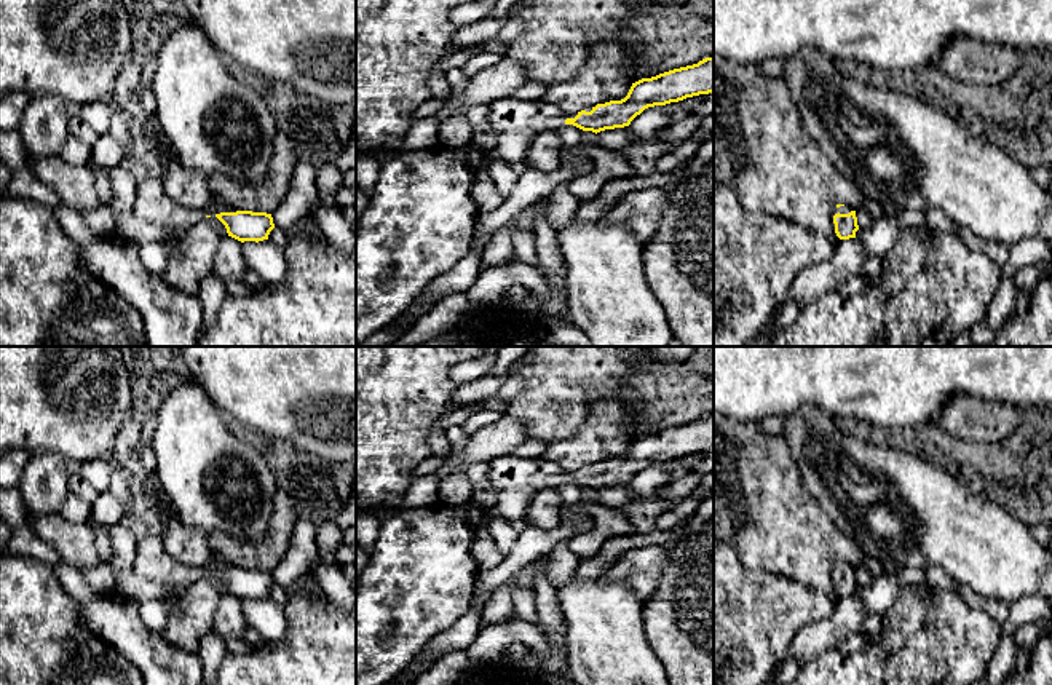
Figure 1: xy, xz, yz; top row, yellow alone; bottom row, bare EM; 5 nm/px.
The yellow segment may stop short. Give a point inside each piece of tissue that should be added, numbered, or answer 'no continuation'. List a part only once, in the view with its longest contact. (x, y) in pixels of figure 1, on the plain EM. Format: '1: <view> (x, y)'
1: xy (152, 561)

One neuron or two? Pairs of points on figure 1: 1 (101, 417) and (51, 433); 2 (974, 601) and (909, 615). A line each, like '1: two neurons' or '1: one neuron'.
1: one neuron
2: two neurons

